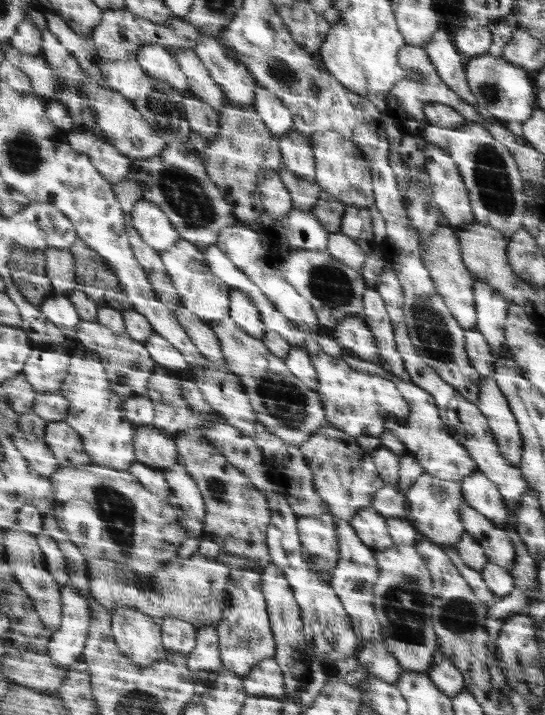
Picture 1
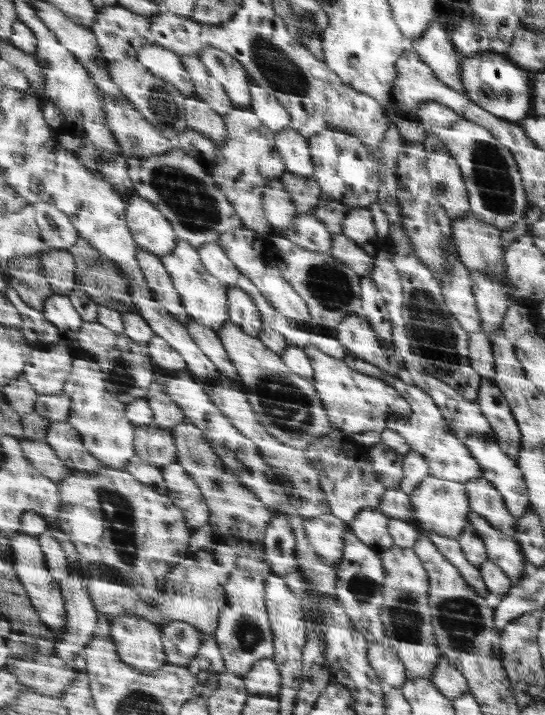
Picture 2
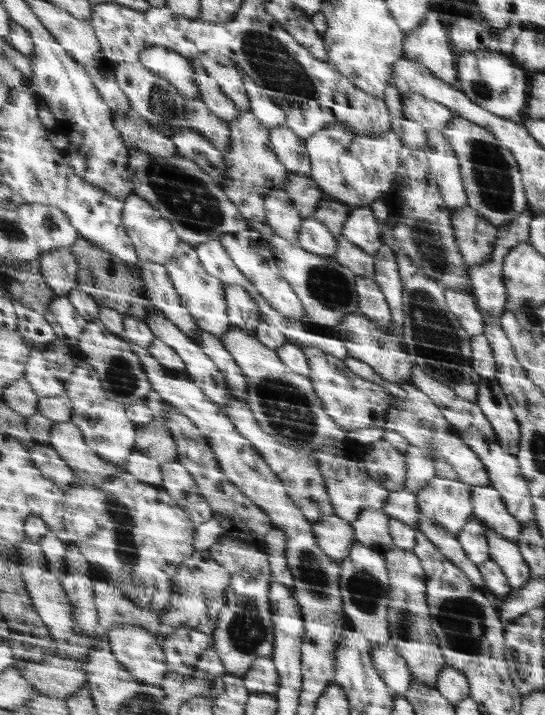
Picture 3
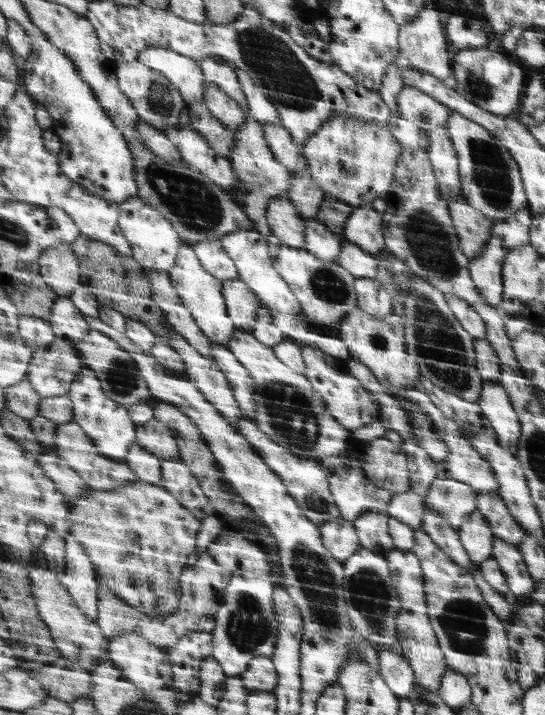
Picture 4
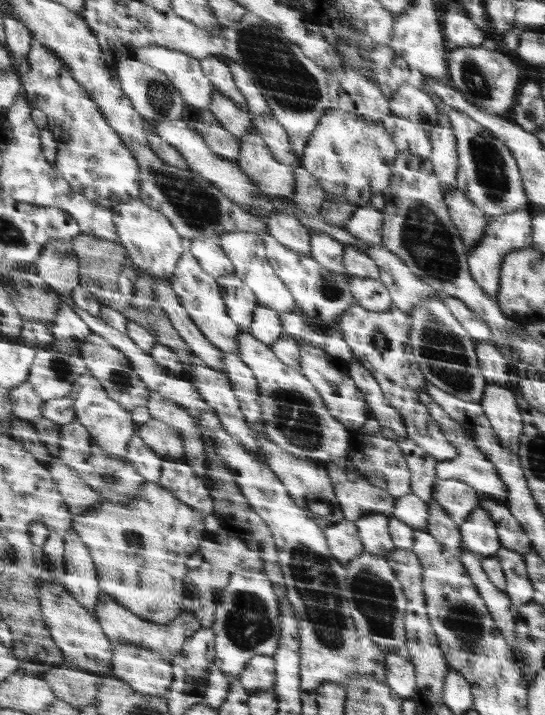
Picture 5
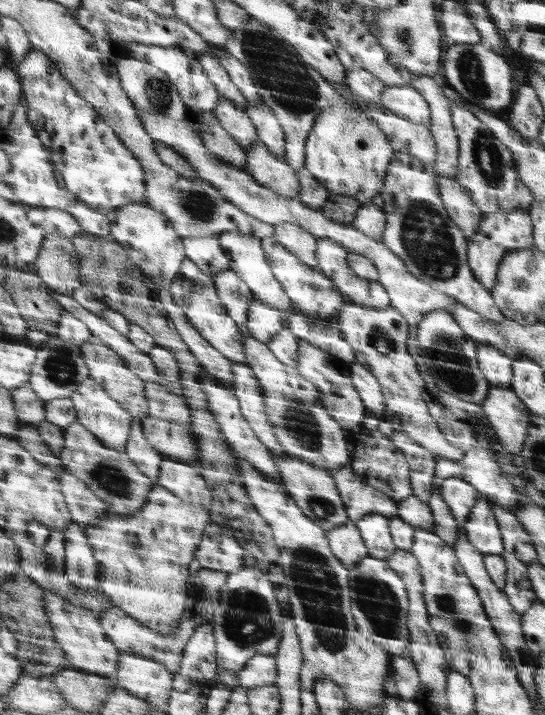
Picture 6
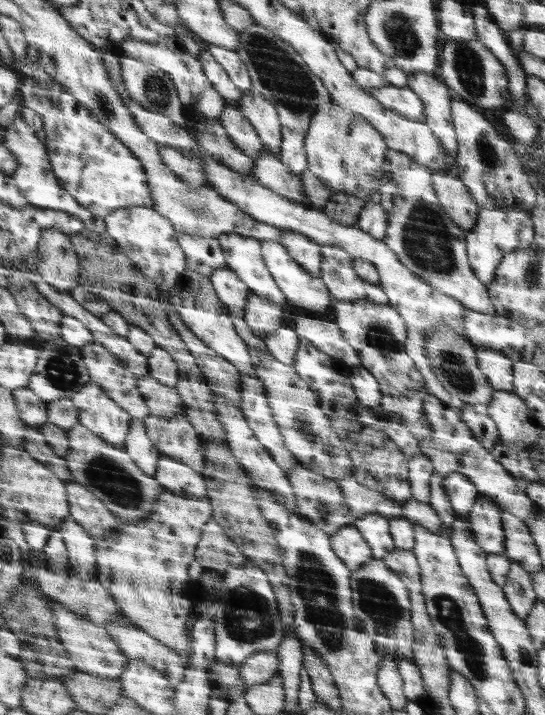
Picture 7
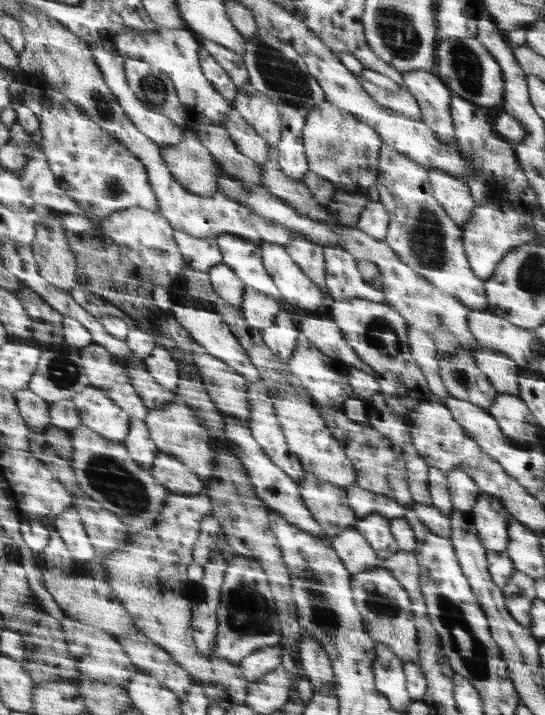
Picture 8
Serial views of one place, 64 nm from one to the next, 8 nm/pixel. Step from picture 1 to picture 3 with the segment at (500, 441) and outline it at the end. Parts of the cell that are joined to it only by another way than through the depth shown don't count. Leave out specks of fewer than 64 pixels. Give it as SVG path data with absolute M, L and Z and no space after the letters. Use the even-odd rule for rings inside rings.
M496 378L481 379L475 403L490 421L491 427L500 440L500 446L508 454L516 456L519 451L519 441L522 439L522 429L519 427L515 411L511 408Z

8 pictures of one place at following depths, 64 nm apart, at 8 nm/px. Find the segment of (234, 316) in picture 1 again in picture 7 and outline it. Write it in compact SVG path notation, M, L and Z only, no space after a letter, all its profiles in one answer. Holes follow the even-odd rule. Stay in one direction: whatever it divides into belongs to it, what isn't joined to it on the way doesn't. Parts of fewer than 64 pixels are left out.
M228 266L216 270L211 278L221 300L228 307L232 316L243 318L244 306L247 304L248 294L251 290L242 282L236 272Z

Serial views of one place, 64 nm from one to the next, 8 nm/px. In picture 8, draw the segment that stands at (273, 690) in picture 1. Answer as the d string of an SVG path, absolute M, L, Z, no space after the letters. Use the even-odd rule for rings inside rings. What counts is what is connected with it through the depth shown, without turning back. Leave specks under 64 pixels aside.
M281 645L261 649L260 651L252 652L238 665L243 670L244 676L247 678L249 685L253 682L262 680L268 672L274 671L283 664L283 650Z

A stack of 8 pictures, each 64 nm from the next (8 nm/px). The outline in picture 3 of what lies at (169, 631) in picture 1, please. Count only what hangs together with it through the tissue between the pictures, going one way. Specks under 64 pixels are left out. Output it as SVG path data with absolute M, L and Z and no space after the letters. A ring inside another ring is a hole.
M182 625L166 638L170 671L194 675L202 655L214 646L214 637L190 625Z

